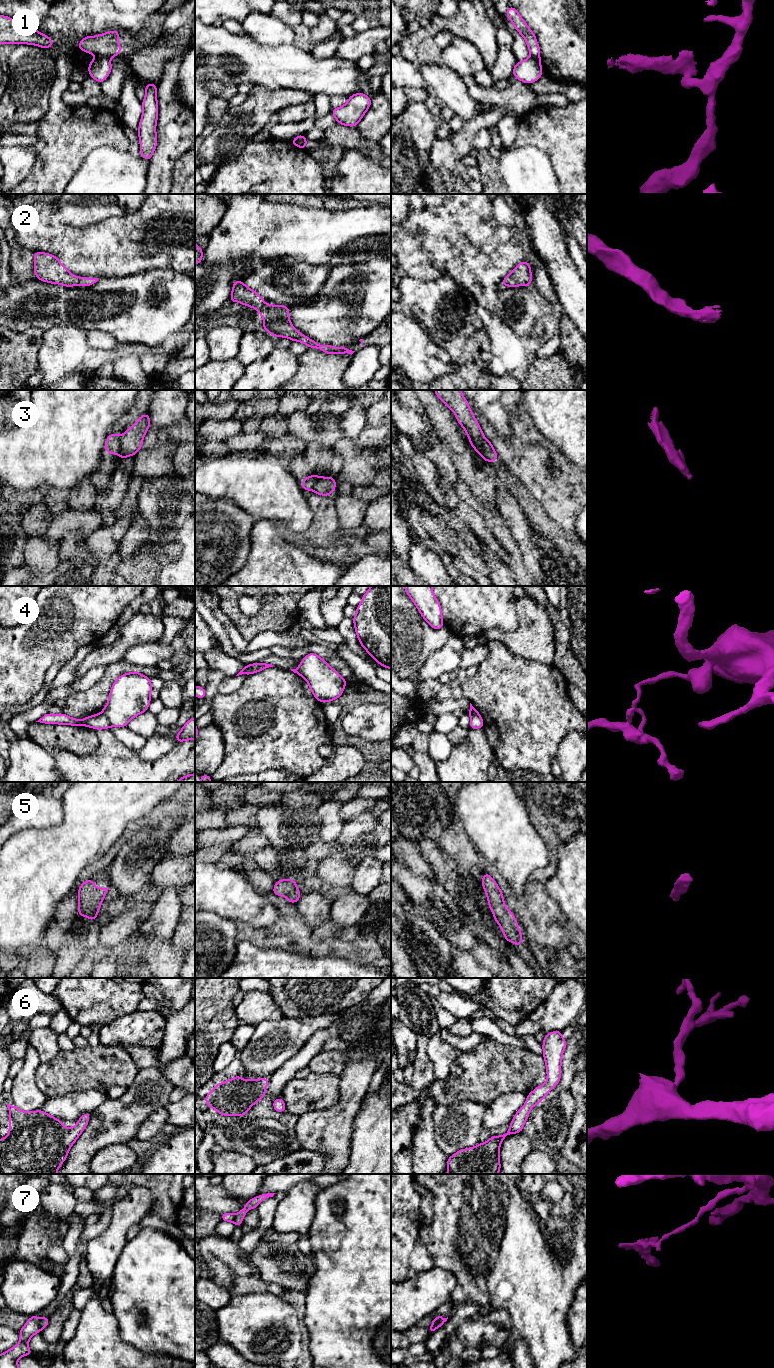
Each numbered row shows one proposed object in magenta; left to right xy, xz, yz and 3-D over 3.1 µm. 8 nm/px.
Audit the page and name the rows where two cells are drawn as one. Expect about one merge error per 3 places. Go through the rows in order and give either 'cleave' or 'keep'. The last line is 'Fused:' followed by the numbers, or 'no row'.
1: cleave
2: keep
3: cleave
4: cleave
5: keep
6: keep
7: cleave
Fused: 1, 3, 4, 7

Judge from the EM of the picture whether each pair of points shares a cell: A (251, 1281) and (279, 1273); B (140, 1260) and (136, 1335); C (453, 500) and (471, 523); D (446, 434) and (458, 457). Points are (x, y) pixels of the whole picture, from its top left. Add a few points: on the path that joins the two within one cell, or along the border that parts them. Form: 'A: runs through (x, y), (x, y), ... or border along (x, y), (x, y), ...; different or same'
A: border along (248, 1259), (263, 1279), (283, 1288); different
B: runs through (140, 1279), (140, 1293), (123, 1310), (128, 1316); same
C: runs through (459, 506), (470, 517); same
D: runs through (452, 440), (458, 446), (458, 451); same

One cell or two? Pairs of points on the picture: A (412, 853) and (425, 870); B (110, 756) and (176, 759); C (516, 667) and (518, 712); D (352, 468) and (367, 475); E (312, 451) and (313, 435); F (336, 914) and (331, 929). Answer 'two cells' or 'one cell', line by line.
A: one cell
B: one cell
C: one cell
D: one cell
E: two cells
F: two cells

